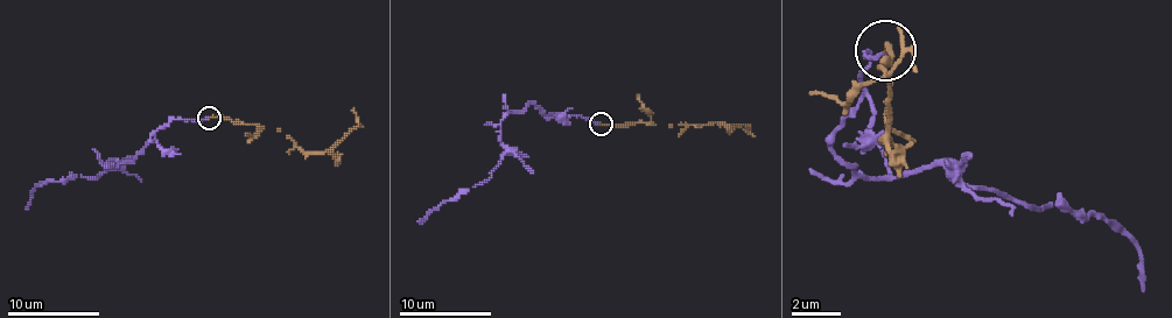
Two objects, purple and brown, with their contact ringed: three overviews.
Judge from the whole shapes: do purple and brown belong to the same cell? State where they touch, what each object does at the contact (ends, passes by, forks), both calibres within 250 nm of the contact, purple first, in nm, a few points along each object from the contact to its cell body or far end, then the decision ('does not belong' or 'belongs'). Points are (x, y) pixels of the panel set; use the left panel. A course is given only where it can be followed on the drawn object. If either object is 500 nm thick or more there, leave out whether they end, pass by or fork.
(209, 118) | purple ends | brown ends | 120/200 nm | purple via (208, 117), (165, 124), (137, 156), (109, 165), (111, 161), (116, 165), (99, 175), (42, 182), (26, 210) | brown via (208, 117), (278, 128), (306, 152), (330, 152), (358, 124), (353, 107) | belongs

